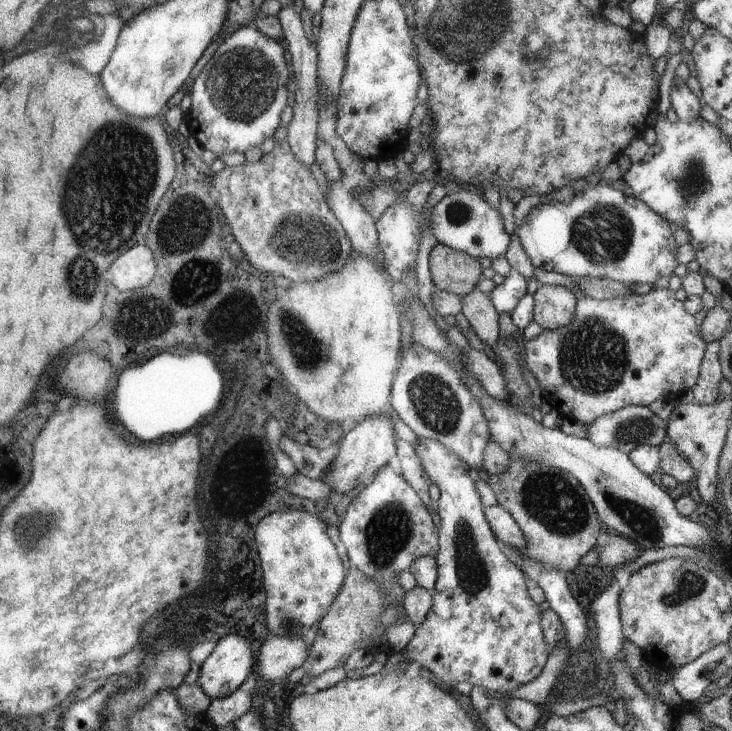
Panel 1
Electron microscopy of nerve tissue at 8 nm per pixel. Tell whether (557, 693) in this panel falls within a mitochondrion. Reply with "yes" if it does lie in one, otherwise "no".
no

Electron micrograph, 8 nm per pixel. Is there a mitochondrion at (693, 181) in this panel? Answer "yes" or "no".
yes

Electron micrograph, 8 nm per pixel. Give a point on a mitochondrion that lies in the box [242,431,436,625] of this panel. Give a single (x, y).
(391, 527)

